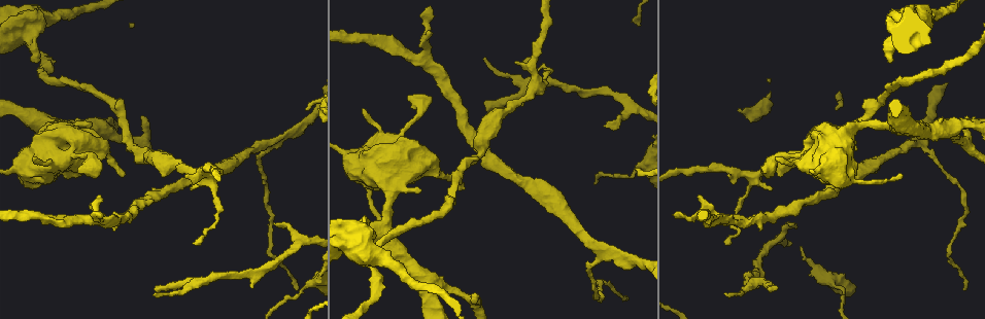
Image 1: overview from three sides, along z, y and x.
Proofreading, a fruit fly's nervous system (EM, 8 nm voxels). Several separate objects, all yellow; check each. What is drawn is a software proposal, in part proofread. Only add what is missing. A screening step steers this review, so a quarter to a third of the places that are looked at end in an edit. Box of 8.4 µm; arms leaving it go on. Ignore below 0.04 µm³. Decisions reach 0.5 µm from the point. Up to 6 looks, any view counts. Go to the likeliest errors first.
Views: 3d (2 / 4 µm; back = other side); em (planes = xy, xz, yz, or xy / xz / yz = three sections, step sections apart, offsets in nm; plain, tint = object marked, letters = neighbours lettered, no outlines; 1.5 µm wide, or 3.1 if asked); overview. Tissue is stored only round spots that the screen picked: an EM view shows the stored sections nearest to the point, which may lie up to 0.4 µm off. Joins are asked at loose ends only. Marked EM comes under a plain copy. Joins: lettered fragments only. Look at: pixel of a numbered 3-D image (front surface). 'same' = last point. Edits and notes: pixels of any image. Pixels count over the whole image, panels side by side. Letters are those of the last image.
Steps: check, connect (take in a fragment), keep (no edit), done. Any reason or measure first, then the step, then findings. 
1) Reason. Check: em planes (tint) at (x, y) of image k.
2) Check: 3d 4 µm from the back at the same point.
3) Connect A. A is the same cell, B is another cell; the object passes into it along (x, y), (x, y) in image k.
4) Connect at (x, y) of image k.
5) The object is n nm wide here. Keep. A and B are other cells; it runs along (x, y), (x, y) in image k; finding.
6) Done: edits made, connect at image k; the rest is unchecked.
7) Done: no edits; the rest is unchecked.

Free end. Check: em yz step 8 (letters) at (486, 102) of image 1.

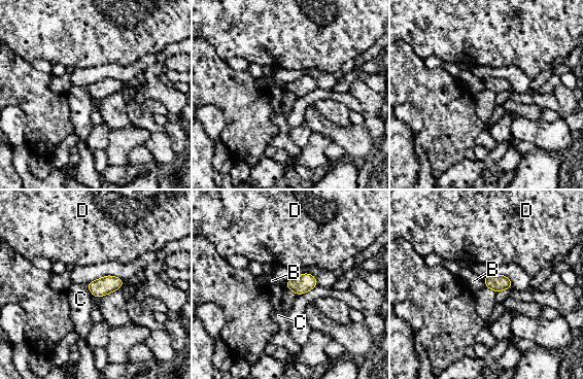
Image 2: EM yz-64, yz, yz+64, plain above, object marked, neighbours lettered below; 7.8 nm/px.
Another direction. Check: em planes (letters) at the same point.

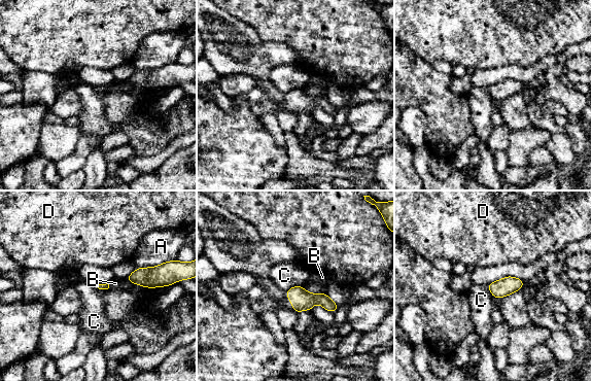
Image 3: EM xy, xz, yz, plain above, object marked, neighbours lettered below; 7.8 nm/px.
Keep. A, B, C and D are other cells; a border runs along (302, 285), (296, 285), (285, 290) in image 3; none of them fits.

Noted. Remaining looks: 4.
Branch stops here. Check: em planes (letters) at (963, 290) of image 1.

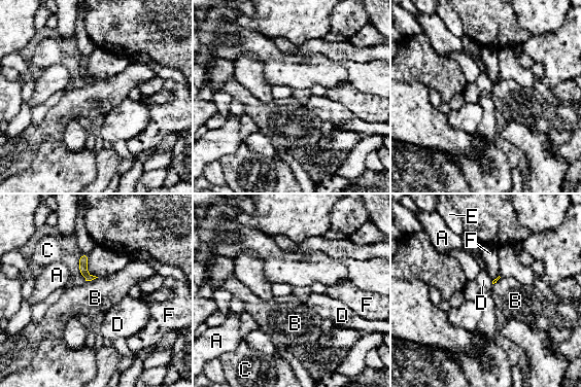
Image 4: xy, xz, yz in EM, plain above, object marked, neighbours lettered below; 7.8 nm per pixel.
Keep. A, B, C, D, E and F are other cells; a border runs along (98, 277), (86, 281) in image 4; no lettered fragment goes on from it.

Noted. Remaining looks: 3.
An open end. Check: 3d 2 µm at (891, 63) of image 1.

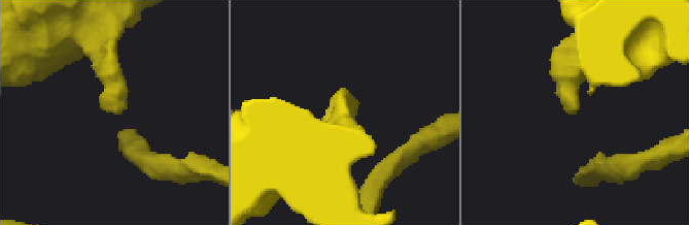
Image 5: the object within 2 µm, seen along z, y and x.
Need the tissue. Check: em planes (letters) at (120, 112) of image 5.

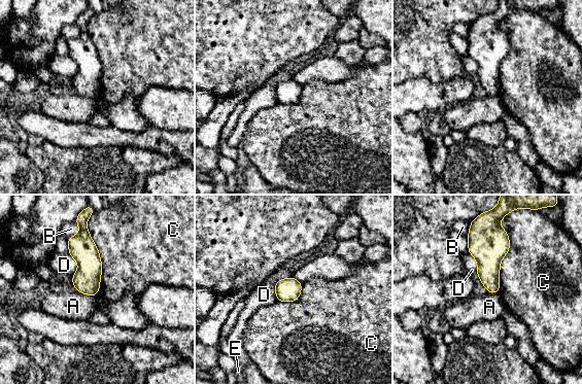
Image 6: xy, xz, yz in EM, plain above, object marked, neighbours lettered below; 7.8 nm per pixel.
The longest contact is with C, 550 nm. Keep. A, B, C, D and E are other cells; a border runs along (86, 222), (102, 267), (98, 292) in image 6; none of them fits.

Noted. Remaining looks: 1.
Done: no edits; the rest is unchecked.

